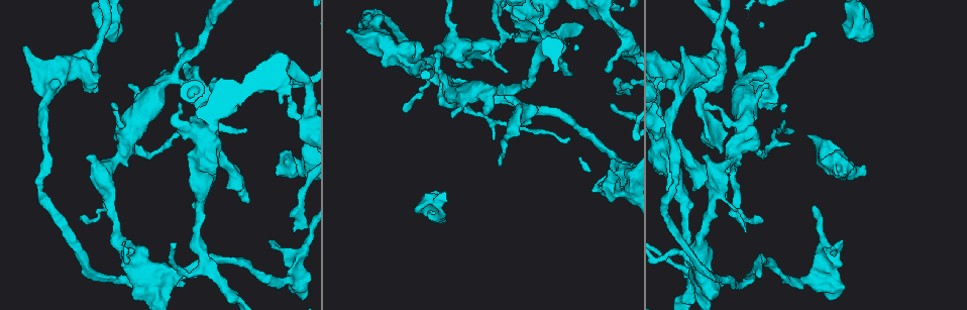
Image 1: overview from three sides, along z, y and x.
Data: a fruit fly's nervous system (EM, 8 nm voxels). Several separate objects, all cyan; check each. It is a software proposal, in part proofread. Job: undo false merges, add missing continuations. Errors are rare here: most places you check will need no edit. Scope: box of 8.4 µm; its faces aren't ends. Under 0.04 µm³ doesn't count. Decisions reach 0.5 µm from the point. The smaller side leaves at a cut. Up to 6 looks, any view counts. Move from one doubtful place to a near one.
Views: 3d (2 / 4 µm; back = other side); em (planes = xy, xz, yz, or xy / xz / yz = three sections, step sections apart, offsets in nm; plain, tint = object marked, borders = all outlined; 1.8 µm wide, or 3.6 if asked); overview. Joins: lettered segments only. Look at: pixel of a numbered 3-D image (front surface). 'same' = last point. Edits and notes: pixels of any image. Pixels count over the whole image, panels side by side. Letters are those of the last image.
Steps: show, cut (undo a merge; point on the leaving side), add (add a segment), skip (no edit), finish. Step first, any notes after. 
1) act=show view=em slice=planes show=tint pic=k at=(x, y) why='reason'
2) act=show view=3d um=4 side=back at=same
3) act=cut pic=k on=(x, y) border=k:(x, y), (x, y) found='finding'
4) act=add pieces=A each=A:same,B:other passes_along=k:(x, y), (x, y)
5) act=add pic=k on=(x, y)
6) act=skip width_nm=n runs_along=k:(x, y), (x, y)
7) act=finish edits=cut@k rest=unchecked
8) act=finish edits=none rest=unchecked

act=show view=3d um=4 pic=1 at=(120, 33) why='an open end'

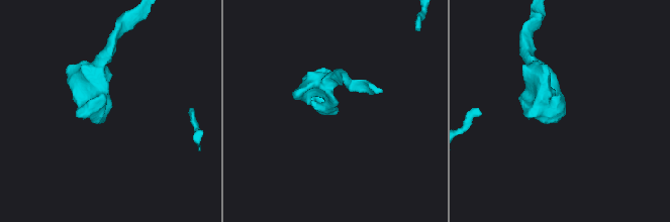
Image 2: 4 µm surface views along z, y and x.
act=show view=em slice=xy step=16 show=borders pic=2 at=(335, 111)

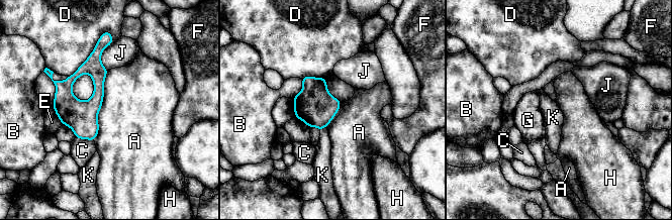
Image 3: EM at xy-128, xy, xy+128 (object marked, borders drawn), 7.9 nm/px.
act=skip each=A:other,B:other,C:other,D:other,E:other,F:other,G:other,H:other,J:other,K:other found='none of them fits'

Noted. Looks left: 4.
act=show view=3d um=4 pic=1 at=(407, 64) why='branch point'

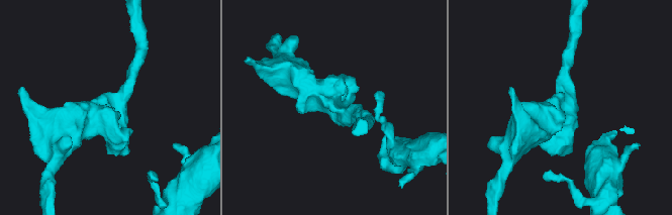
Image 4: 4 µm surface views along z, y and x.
act=show view=em slice=planes show=borders pic=4 at=(339, 111) why='now the EM'

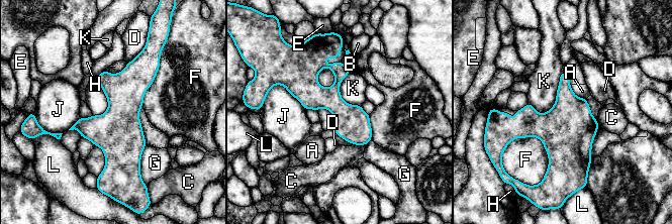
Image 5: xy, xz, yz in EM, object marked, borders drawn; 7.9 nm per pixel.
act=skip width_nm=280 each=A:other,B:other,C:other,D:other,E:other,F:other,G:other,H:other,J:other,K:other,L:other border=5:(563, 70), (555, 103), (539, 113) found='all the same neuron'

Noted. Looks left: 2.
act=show view=em slice=planes show=plain pic=1 at=(132, 136) why='two arms at a narrow angle'

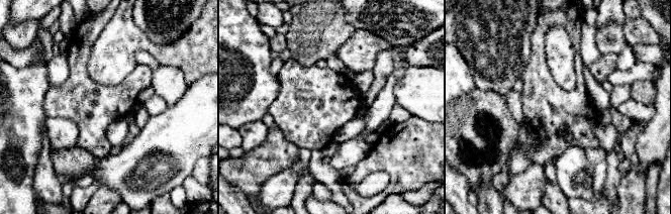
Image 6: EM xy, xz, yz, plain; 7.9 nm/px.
act=show view=em slice=planes show=borders at=same

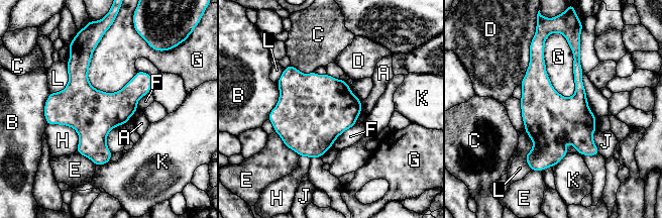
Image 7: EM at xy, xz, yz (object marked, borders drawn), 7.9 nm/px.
act=skip each=A:other,B:other,C:other,D:other,E:other,F:other,G:other,H:other,J:other,K:other,L:other border=7:(544, 43), (546, 74), (568, 98) found='one neuron here'

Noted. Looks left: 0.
act=finish edits=none rest=unchecked

